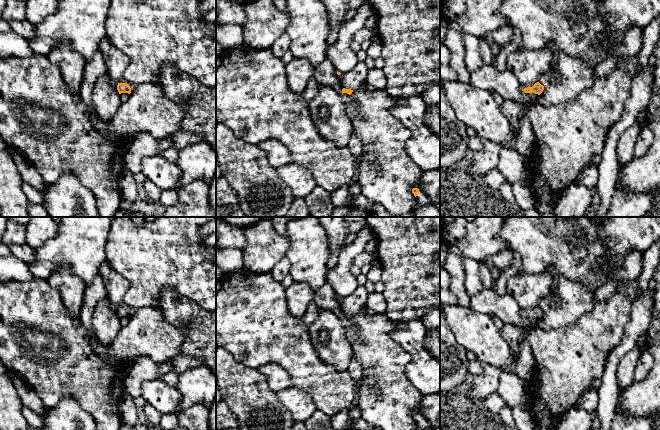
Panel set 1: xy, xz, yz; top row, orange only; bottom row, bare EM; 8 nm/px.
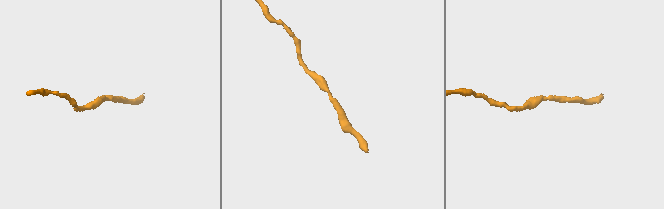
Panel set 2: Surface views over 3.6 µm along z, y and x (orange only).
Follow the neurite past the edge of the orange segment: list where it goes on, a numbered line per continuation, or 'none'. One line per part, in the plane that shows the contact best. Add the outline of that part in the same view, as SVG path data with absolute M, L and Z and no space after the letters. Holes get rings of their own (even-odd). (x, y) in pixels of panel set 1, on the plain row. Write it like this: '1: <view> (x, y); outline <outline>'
1: xz (421, 421); outline M419 414L418 417L417 417L417 420L416 420L416 424L420 427L420 428L423 428L423 429L428 429L430 428L430 424L429 422L427 421L427 419Z

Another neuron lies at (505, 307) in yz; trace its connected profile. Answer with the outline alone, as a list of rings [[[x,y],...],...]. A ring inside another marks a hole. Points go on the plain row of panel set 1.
[[[483,288],[479,293],[470,297],[468,307],[479,313],[494,314],[501,319],[503,324],[513,324],[520,328],[539,322],[539,319],[533,316],[525,317],[516,300],[510,294],[498,296],[494,288]]]

